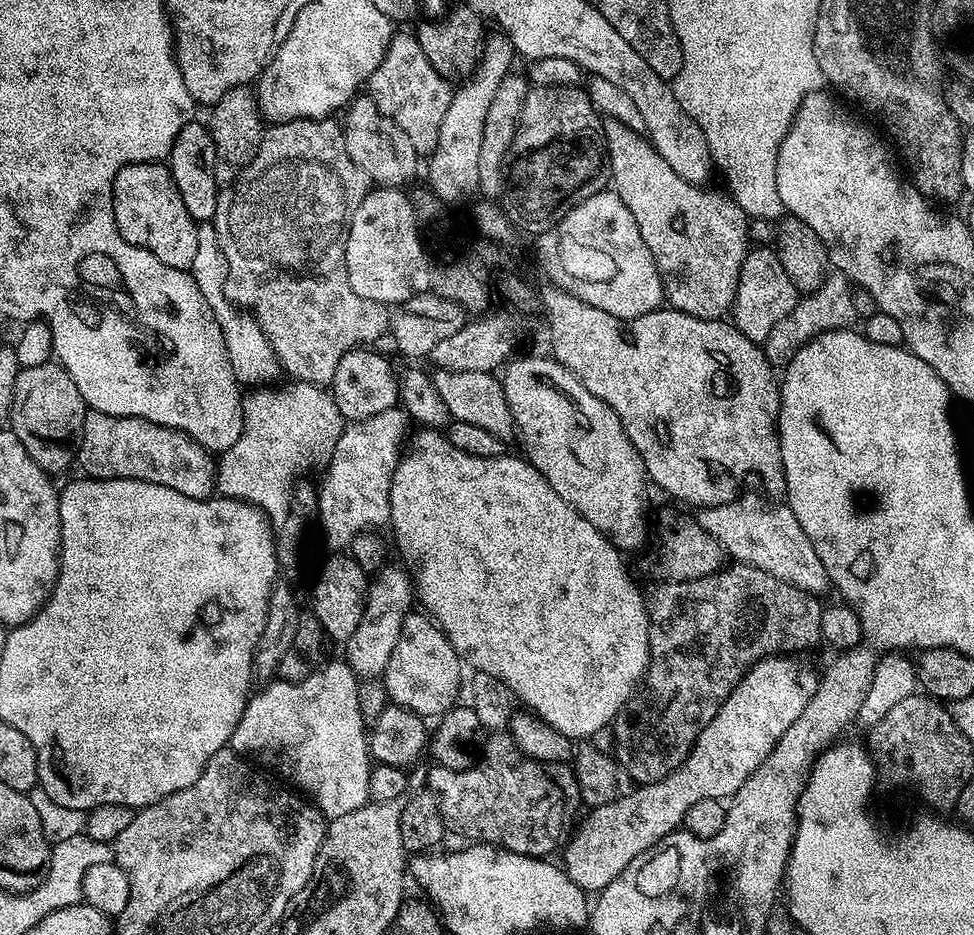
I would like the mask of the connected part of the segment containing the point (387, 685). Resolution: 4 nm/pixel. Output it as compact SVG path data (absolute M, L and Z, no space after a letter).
M412 614L404 621L404 630L394 646L382 683L393 705L417 712L422 718L436 718L457 703L462 657L439 627L424 616Z

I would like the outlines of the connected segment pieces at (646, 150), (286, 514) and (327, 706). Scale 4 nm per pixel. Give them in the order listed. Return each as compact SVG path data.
M609 116L603 117L602 123L604 126L604 147L606 149L606 172L612 175L611 191L615 192L618 198L622 198L622 202L626 206L626 210L630 210L634 222L638 222L638 230L642 234L642 242L646 242L650 254L656 259L656 268L664 278L664 295L667 303L671 307L678 309L679 312L685 312L694 318L719 320L727 317L732 311L733 302L736 301L740 272L744 269L746 257L750 251L749 217L745 216L743 210L737 206L731 195L725 194L723 191L721 191L722 193L704 192L708 190L686 182L678 174L674 174L674 170L670 170L670 162L666 162L666 158L662 158L662 154L658 154L658 150L653 146L647 135L630 130L630 126L625 126L623 122L618 122Z
M295 381L293 384L289 384L290 386L286 388L282 388L280 390L272 390L270 388L260 388L257 389L256 392L252 396L245 397L244 400L244 412L243 412L243 430L239 436L238 442L234 444L227 452L221 453L217 463L217 474L216 474L216 487L217 493L224 497L225 499L232 500L241 500L244 503L251 504L252 507L257 507L260 511L264 512L264 514L269 519L269 523L276 528L282 528L287 520L292 516L292 510L290 510L290 498L292 496L292 490L294 488L294 482L301 472L304 469L311 456L312 450L315 446L316 449L322 450L327 446L327 451L335 451L337 446L337 442L340 441L340 437L342 437L345 425L344 419L340 414L340 411L337 408L337 404L333 402L331 395L319 385L314 385L310 383L302 383L300 381Z
M343 659L325 662L305 680L273 679L265 683L260 693L253 695L244 708L242 718L230 741L233 752L253 752L284 776L289 776L295 787L310 798L325 817L335 818L350 814L369 803L370 776L374 767L370 759L370 736L360 709L361 681L352 673L352 668Z

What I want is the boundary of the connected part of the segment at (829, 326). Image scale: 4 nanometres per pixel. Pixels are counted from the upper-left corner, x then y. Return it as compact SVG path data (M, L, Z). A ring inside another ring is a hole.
M832 270L825 275L818 290L801 295L794 310L790 310L790 314L774 322L774 330L770 330L770 334L764 340L762 347L768 363L773 366L786 366L794 358L794 354L798 354L800 347L820 333L835 332L838 328L851 329L855 325L852 323L857 323L858 320L854 302L850 299L853 287L847 274Z

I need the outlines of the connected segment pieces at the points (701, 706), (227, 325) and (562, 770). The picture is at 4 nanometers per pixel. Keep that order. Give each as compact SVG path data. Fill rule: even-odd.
M732 562L727 566L732 569L732 572L729 572L725 566L706 578L687 580L686 582L660 582L657 583L657 588L655 586L649 591L648 609L650 610L651 625L648 629L650 630L650 654L652 656L648 660L648 671L644 673L644 679L634 695L629 698L628 703L610 725L614 759L629 772L630 778L637 785L656 783L660 779L666 778L668 772L679 767L681 761L687 758L688 753L696 744L696 739L700 737L702 730L706 730L708 723L716 717L725 698L736 689L745 672L762 659L762 654L804 654L800 652L814 647L816 643L821 643L820 613L822 604L816 601L819 599L813 593L798 590L798 586L790 586L790 582L782 582L782 578L774 578L774 574L766 574L766 570L752 572L754 566L749 564Z
M222 246L216 247L214 254L202 254L199 250L194 253L194 262L190 266L190 275L193 282L202 290L202 298L206 298L206 306L214 314L222 334L226 338L226 350L230 354L230 366L234 370L241 385L264 386L276 375L281 375L282 369L266 334L260 328L256 317L247 310L236 307L228 298L228 267L226 254L222 254Z
M505 742L489 746L485 764L477 762L461 772L439 766L433 769L427 787L439 802L445 821L465 832L469 841L495 844L519 856L548 858L577 827L581 790L575 771L567 763L540 763Z

